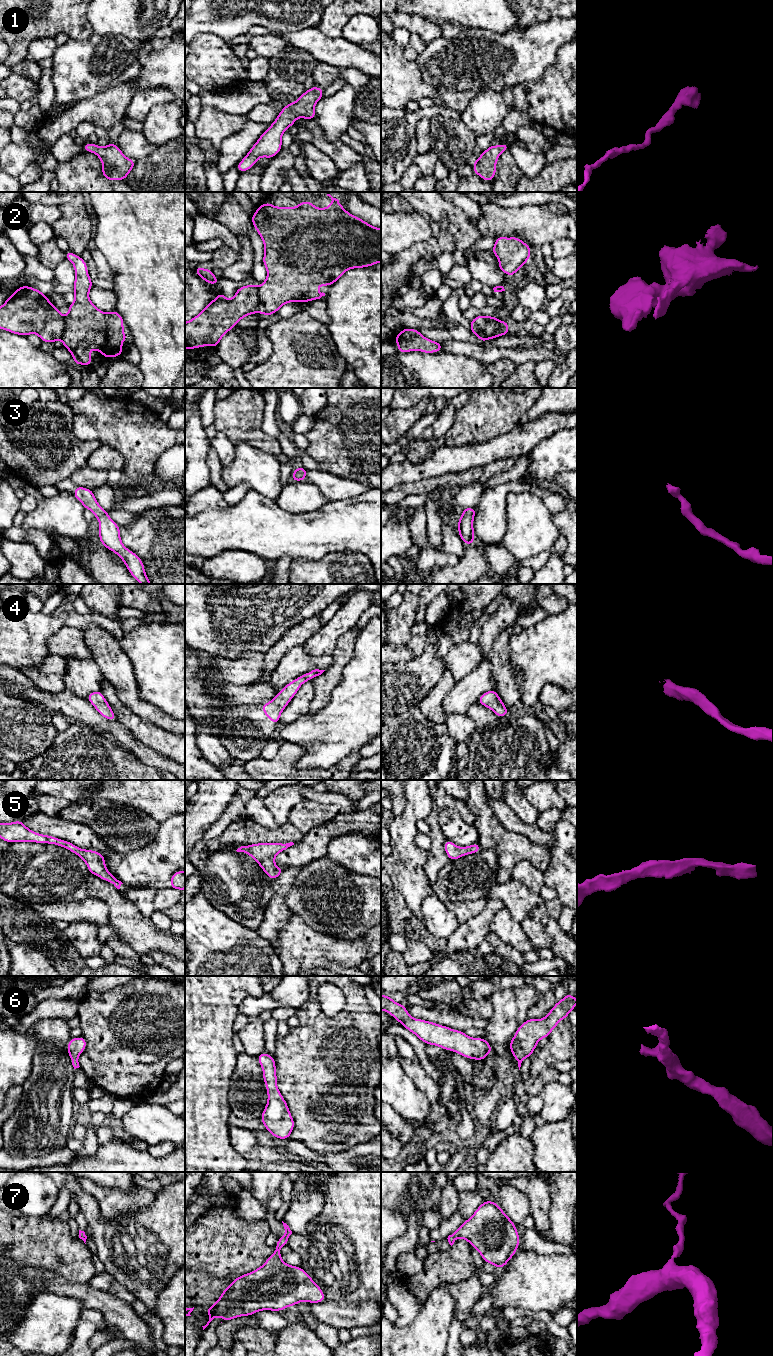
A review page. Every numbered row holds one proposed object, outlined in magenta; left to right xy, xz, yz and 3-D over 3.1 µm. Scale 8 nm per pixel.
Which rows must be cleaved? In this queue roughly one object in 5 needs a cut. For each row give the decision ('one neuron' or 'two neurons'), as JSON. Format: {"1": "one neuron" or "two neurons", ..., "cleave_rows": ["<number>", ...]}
{"1": "one neuron", "2": "two neurons", "3": "one neuron", "4": "one neuron", "5": "one neuron", "6": "one neuron", "7": "one neuron", "cleave_rows": ["2"]}

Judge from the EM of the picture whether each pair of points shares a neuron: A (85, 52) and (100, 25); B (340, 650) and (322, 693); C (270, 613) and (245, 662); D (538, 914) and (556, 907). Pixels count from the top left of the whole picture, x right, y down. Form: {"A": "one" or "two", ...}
{"A": "two", "B": "one", "C": "two", "D": "one"}

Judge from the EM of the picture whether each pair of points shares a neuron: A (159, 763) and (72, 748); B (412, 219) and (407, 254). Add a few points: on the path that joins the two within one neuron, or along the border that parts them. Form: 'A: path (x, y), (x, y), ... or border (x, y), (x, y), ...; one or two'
A: border (120, 746), (130, 750), (142, 762), (160, 769); two
B: border (430, 238), (421, 242), (415, 242), (394, 253); two

